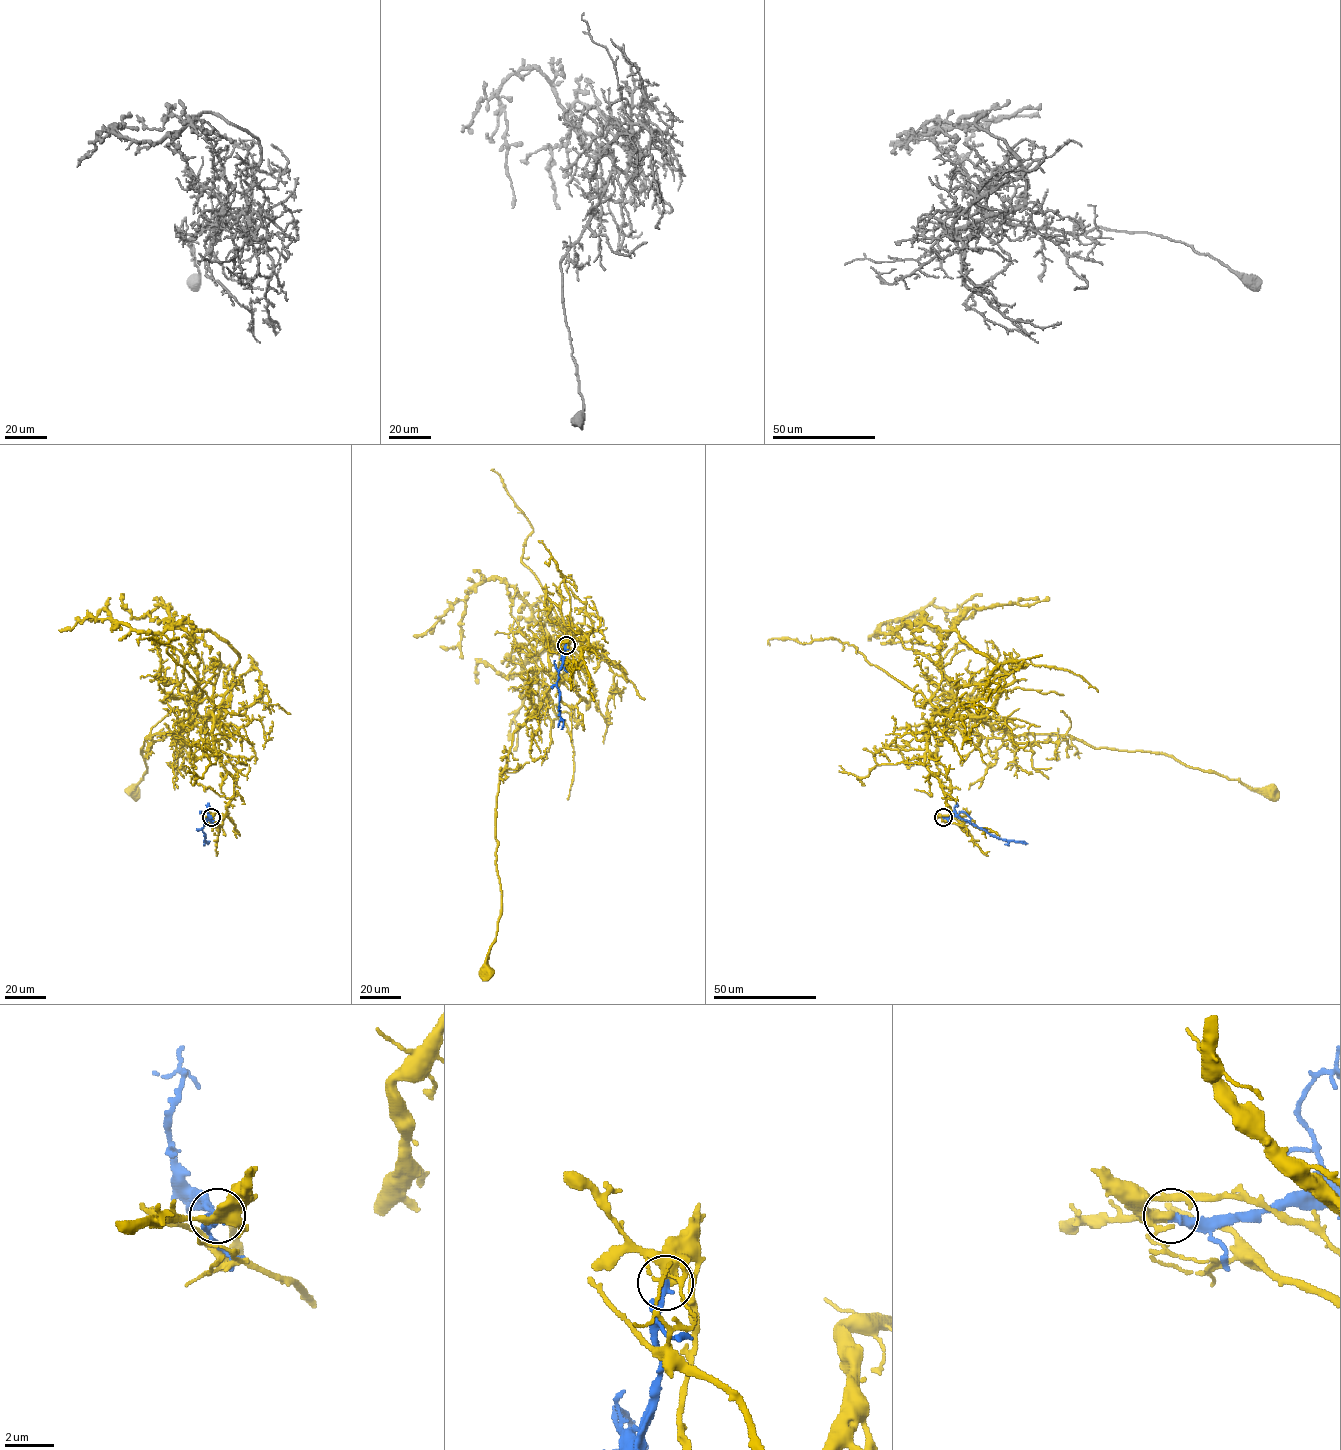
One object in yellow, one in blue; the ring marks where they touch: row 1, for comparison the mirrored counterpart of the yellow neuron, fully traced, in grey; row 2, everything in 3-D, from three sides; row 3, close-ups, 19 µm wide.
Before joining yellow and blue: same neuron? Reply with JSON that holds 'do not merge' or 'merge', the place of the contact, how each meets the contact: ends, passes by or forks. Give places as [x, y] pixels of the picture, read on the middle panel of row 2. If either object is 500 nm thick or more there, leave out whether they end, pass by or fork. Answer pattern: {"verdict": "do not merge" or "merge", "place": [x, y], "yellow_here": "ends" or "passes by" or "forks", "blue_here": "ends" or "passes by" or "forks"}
{"verdict": "merge", "place": [566, 645], "yellow_here": "forks", "blue_here": "ends"}

